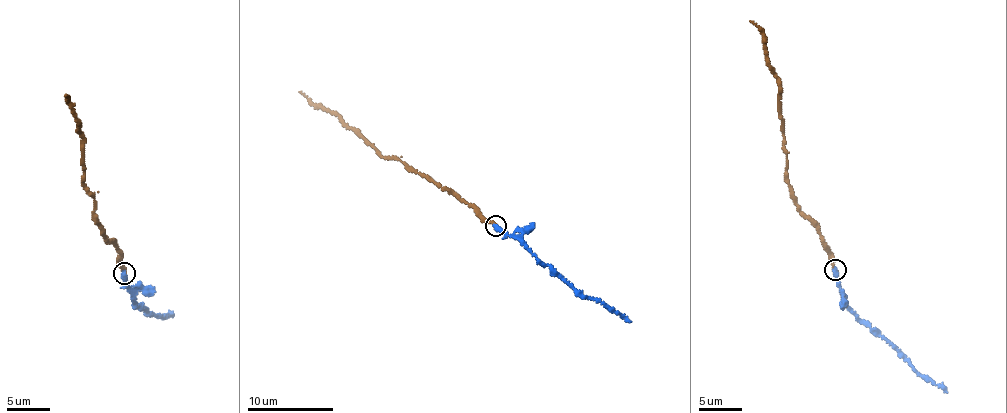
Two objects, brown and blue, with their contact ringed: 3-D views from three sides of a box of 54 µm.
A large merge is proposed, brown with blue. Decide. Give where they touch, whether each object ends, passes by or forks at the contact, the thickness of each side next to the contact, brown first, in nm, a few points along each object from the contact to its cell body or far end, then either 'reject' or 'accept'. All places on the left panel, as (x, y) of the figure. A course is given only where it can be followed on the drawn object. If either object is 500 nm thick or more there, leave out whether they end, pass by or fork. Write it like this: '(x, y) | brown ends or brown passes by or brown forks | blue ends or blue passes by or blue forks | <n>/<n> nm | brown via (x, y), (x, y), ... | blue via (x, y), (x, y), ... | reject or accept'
(124, 273) | brown ends | blue ends | 340/320 nm | brown via (124, 272), (116, 243), (105, 235), (94, 213), (94, 194), (84, 183), (84, 135), (69, 100), (65, 96) | blue via (124, 272), (125, 287), (135, 306), (159, 315), (173, 315) | reject

